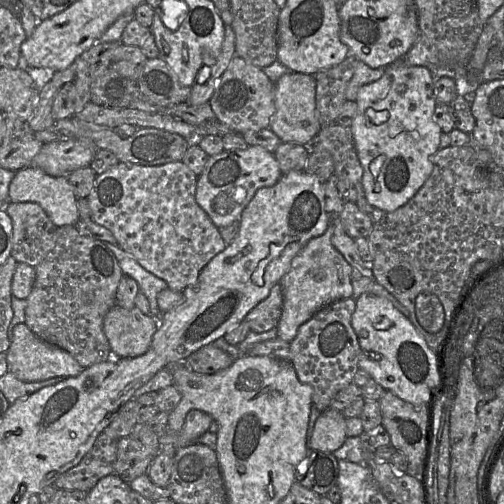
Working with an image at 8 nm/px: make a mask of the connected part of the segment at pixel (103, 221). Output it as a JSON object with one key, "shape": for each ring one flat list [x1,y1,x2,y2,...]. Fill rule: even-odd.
{"shape":[[182,161,157,166,119,162,96,176,94,187,86,197,91,209,91,220,108,229,116,238,118,246,143,268,164,280,168,288,180,292,194,285,201,270,227,246,220,229,196,201,197,179,198,176]]}

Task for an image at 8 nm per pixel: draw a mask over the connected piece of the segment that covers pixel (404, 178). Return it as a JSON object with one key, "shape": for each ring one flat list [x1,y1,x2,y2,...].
{"shape":[[399,60,386,68,380,79,358,91,357,113,350,127,363,168,364,197,371,206,387,213,405,205,433,170,433,157,440,149,443,132,434,119,435,79,429,68]]}

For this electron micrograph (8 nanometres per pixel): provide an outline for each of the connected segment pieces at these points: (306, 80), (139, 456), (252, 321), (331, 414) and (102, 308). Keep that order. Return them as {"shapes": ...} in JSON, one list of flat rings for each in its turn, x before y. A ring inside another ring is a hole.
{"shapes":[[[289,71,274,83,275,111,270,119,271,129,282,142,303,146,313,144,321,130,316,108,316,81,313,75]],[[131,435,117,441,115,473,129,483,137,476,145,474,153,461,152,451]],[[275,284,266,299,259,302,245,317,244,321,252,332,267,332,279,322,283,307,283,291]],[[328,408,317,418,309,447,313,451,332,453,346,440,346,417,341,411]],[[74,225,57,227,51,251,35,267,35,282,26,299,25,323,40,339,67,351,83,367,106,361,114,356,103,331,103,320,116,305,116,293,121,277,120,265,105,243,81,235]]]}

